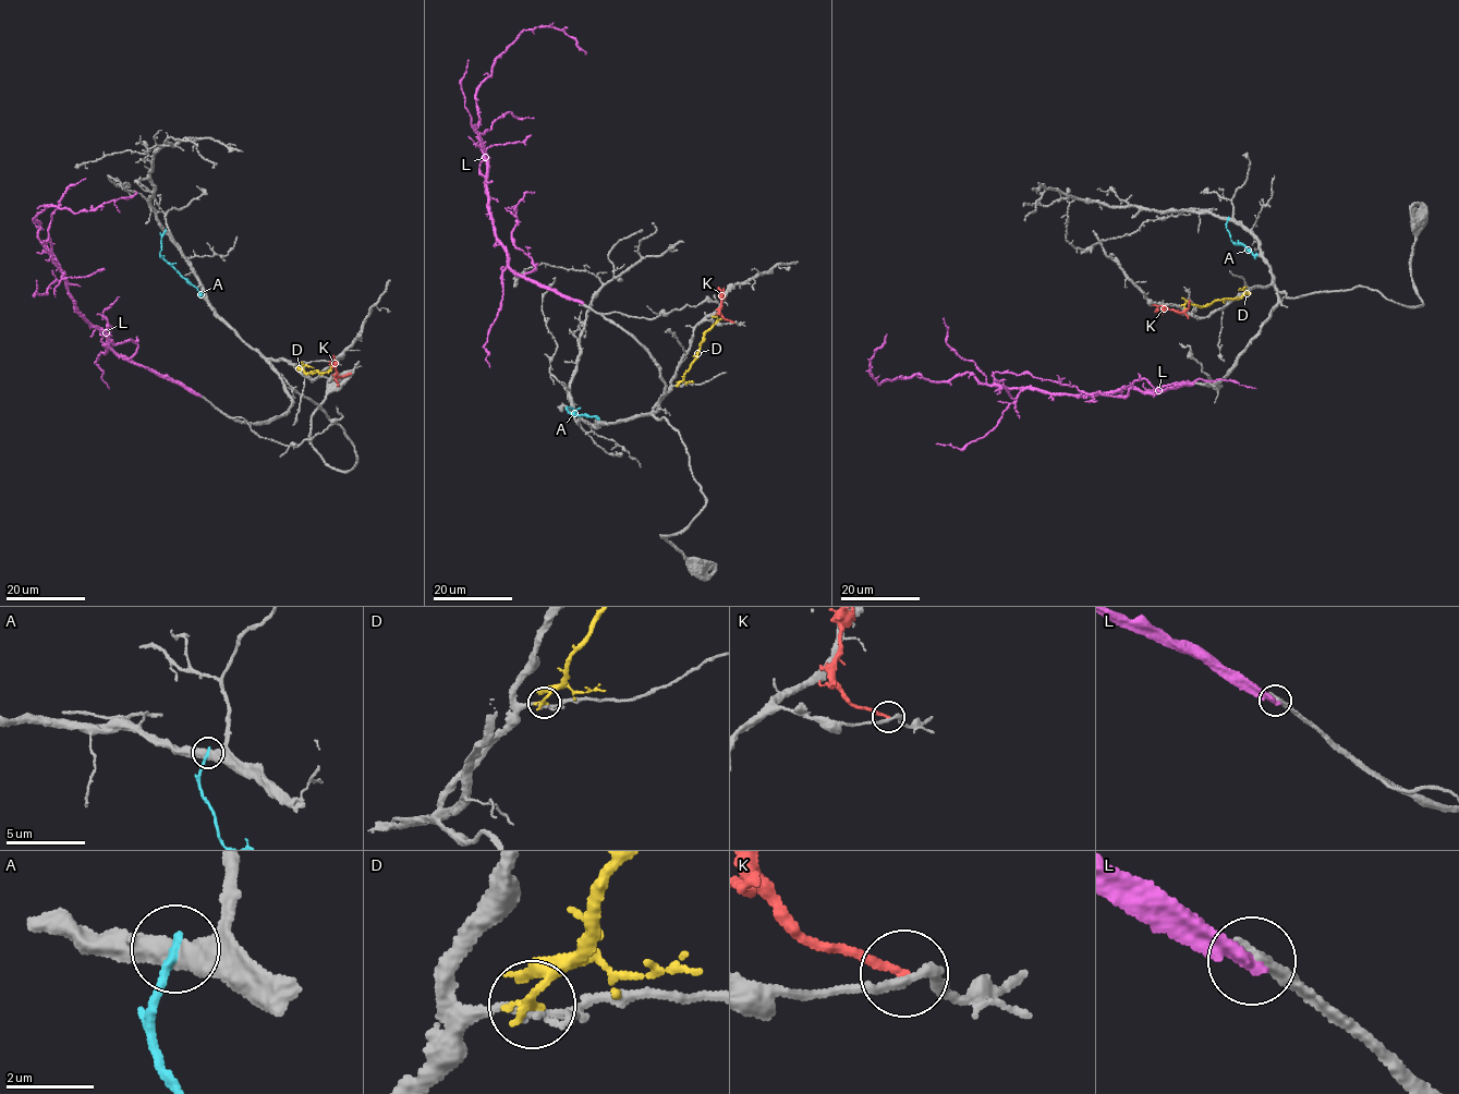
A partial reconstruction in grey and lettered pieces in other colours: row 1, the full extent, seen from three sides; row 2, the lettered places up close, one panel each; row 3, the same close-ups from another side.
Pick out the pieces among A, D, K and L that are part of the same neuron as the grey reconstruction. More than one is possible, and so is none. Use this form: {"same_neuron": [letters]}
{"same_neuron": []}

